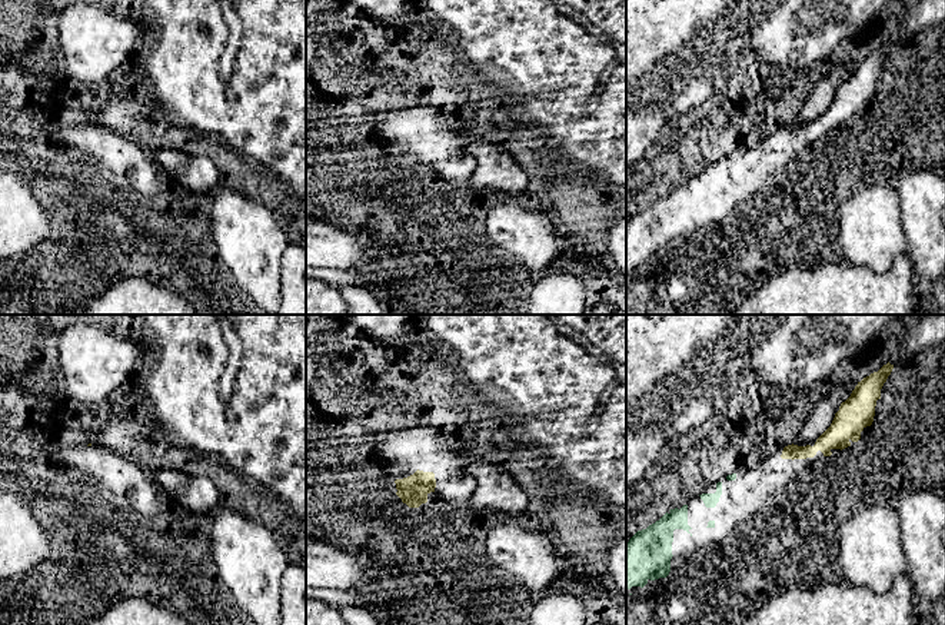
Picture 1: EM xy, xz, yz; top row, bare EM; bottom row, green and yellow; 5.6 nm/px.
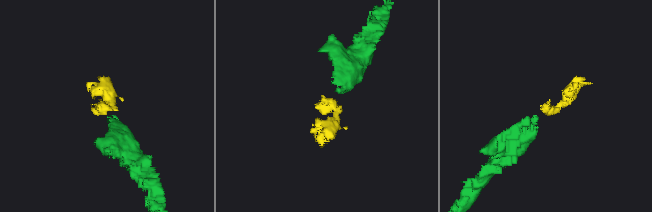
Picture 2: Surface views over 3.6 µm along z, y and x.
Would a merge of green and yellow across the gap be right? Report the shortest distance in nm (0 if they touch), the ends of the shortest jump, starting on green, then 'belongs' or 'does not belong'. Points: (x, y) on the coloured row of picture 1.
280 nm | yz (735, 474), (781, 456) | belongs

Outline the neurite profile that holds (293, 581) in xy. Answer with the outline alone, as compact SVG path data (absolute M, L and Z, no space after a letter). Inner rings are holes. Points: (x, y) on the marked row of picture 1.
M289 564L282 575L282 625L306 625L306 571Z

